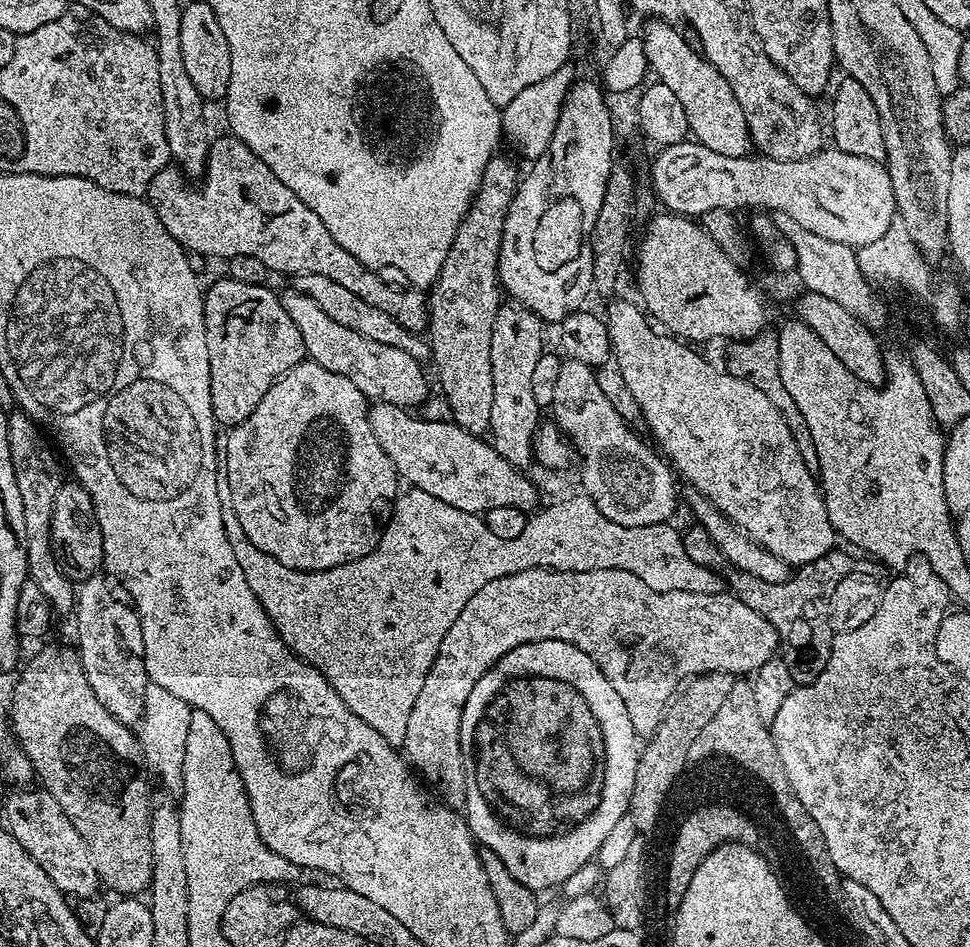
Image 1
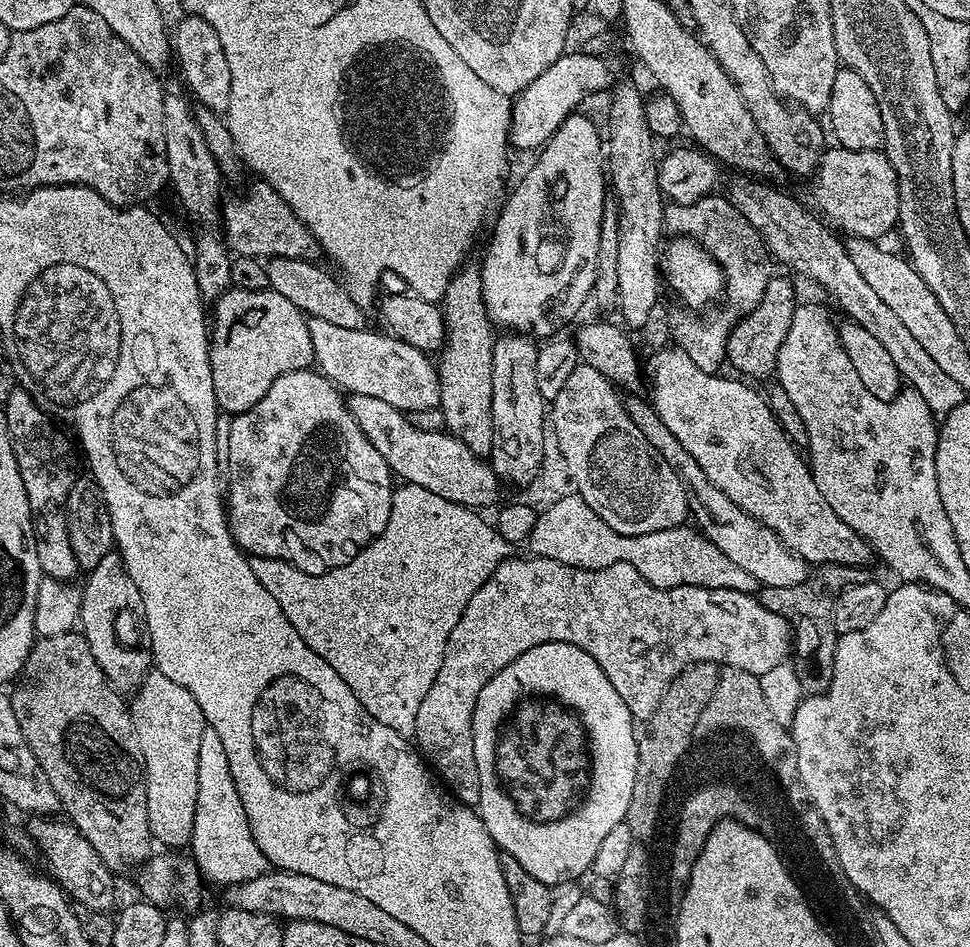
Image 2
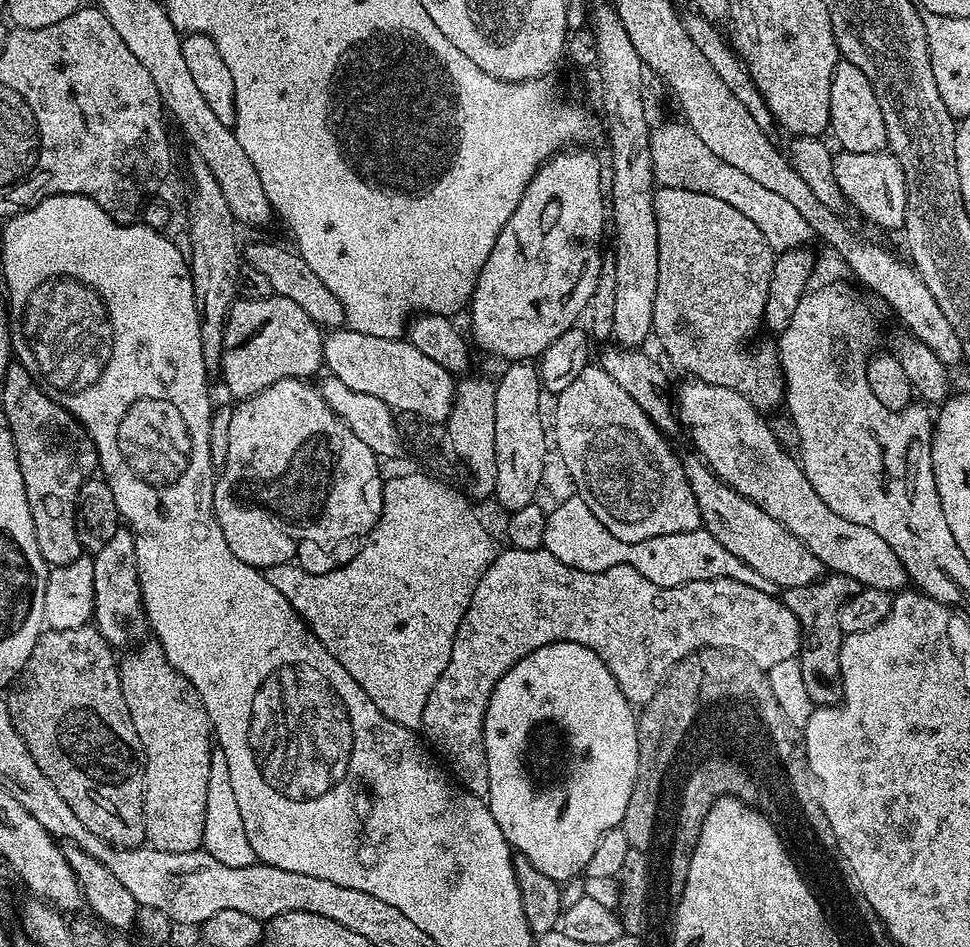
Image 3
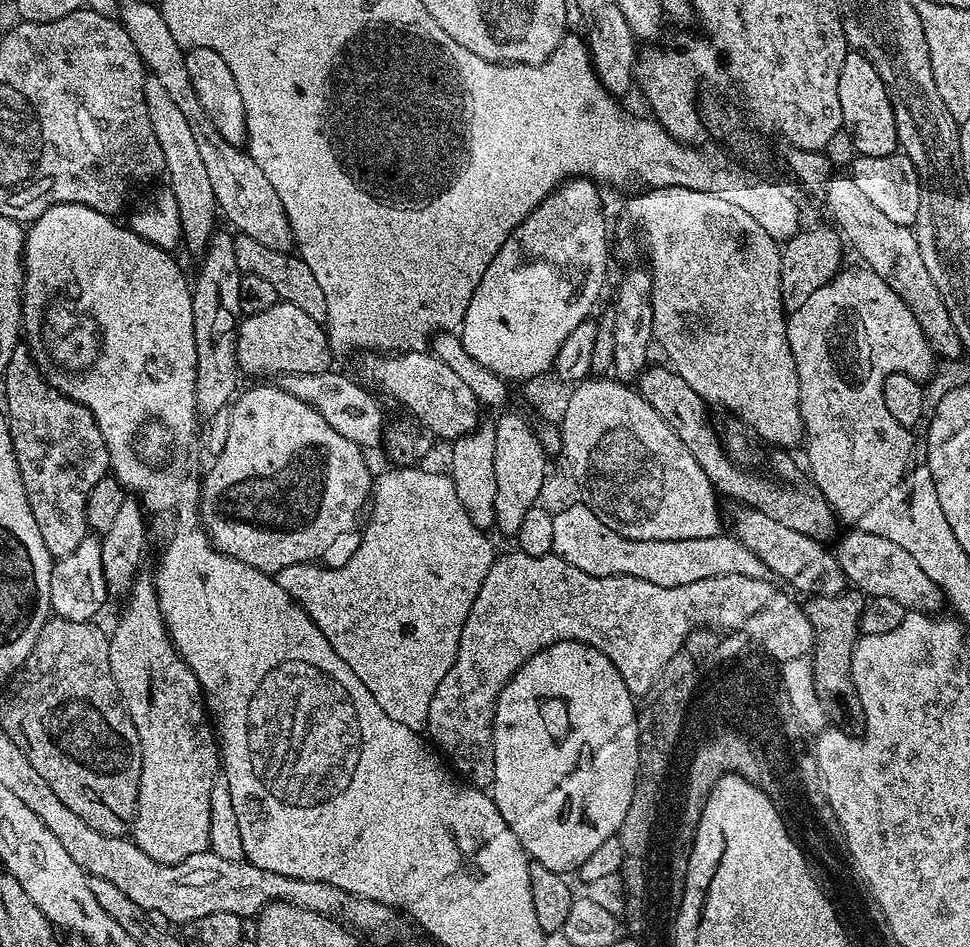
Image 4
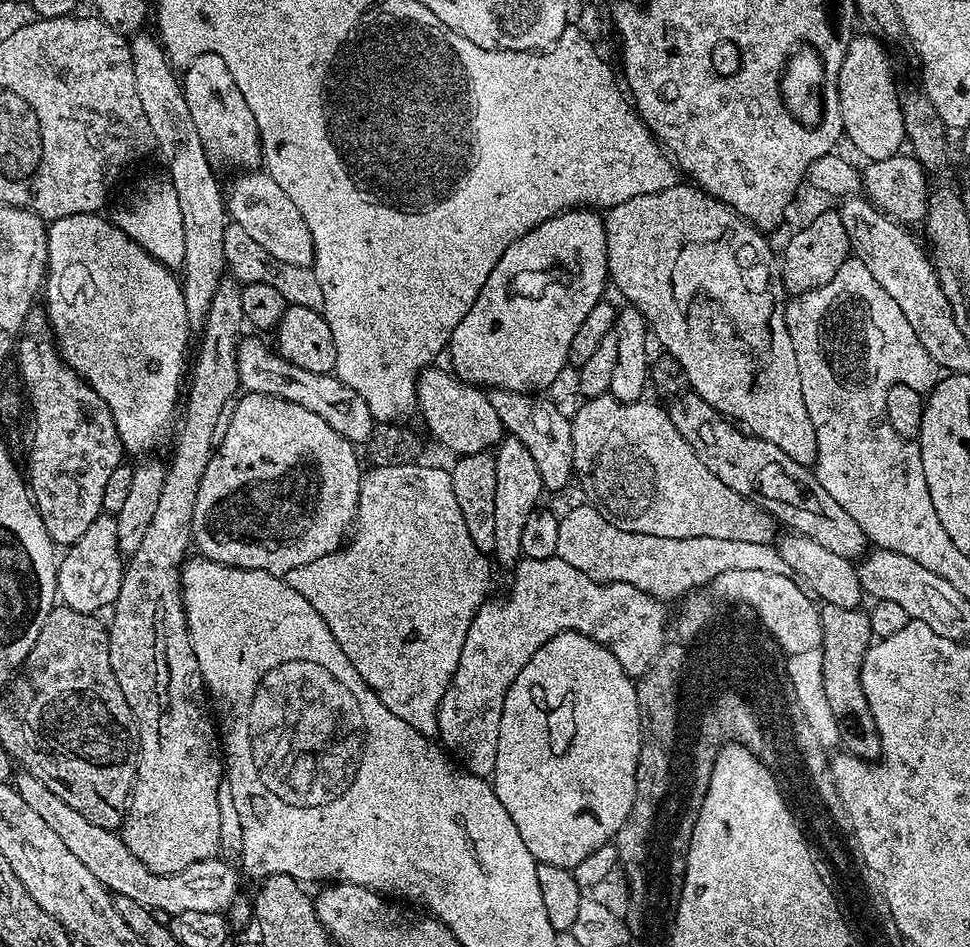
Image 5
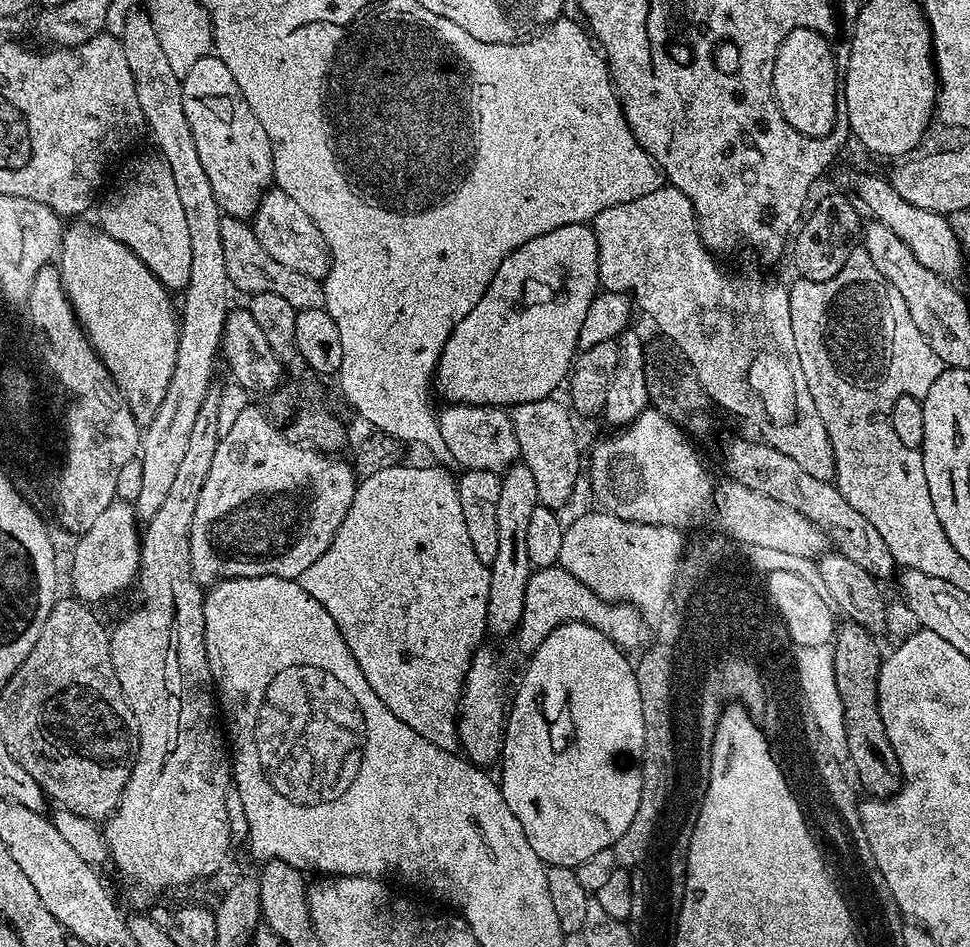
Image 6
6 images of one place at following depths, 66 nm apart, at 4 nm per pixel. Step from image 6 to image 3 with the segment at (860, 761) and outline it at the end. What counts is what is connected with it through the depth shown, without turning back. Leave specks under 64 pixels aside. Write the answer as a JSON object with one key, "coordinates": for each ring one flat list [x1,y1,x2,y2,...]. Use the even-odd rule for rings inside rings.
{"coordinates":[[835,574,825,575,810,585,783,589,784,606,792,611,794,618,798,618,800,623,803,640,798,659,802,670,802,683,806,686,806,694,810,694,813,705,835,706,844,699,840,651,846,634,840,628,840,608,860,590,860,584,854,582,854,578]]}

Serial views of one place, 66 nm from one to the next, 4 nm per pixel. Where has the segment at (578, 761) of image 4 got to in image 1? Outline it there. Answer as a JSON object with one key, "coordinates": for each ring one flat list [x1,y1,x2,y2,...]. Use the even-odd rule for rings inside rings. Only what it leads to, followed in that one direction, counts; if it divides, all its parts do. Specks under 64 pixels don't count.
{"coordinates":[[547,640,546,642,530,642,510,650,482,678,478,678,474,690,470,690,470,698,466,698,466,706,462,710,462,754,468,775,466,790,466,819,468,829,481,845,489,847,505,863,510,874,522,884,533,890,563,886,566,878,574,874,583,864,589,863,597,855,599,847,605,841,606,834,617,825,618,820,627,813,630,794,634,790,634,774,638,770,641,749,636,748,638,737,634,726,630,726,630,714,626,714,626,702,618,698,614,686,606,682,606,674,598,670,598,666,578,646,570,646,570,642]]}

